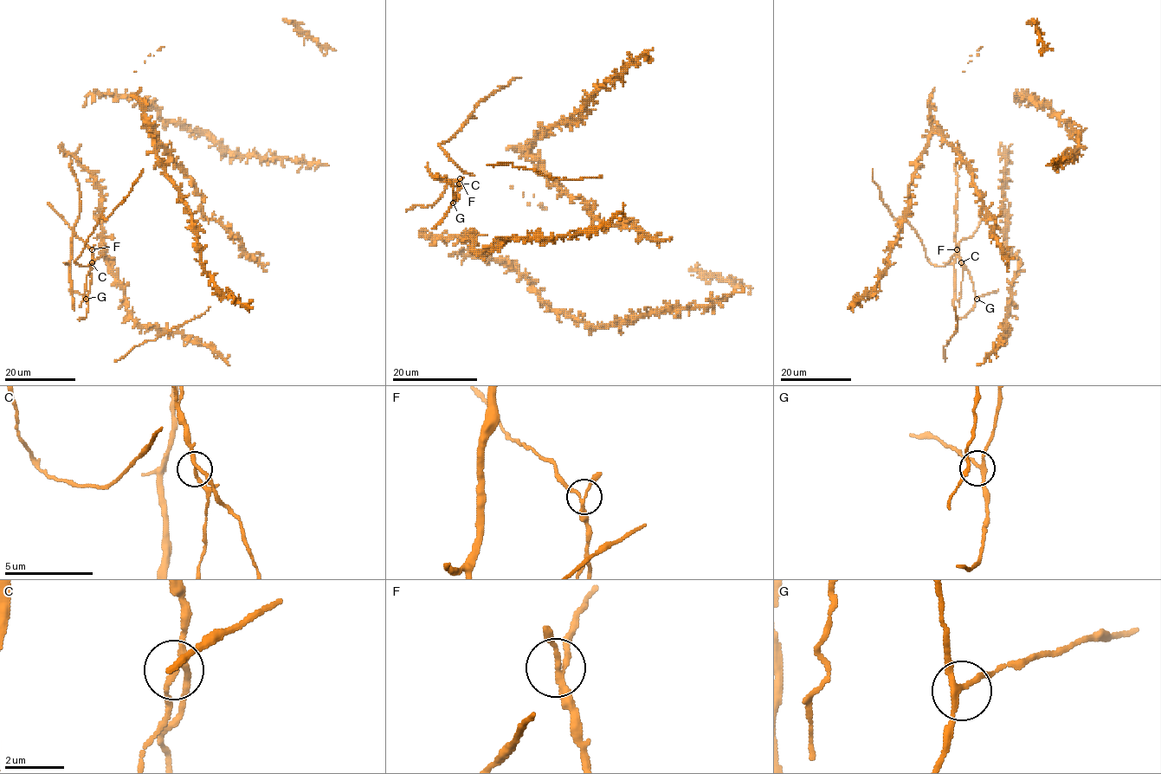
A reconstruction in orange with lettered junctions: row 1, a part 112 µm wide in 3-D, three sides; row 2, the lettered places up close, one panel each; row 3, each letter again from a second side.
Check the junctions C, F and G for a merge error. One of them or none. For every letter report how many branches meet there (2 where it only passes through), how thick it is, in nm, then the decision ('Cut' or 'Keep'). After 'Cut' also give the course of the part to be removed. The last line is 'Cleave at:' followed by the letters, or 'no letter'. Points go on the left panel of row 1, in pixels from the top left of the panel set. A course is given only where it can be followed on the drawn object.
C: Branches: 3. Thickness 180 nm. Cut. Course of the part to remove: (91, 263), (84, 299), (80, 306)
F: Branches: 3. Thickness 170 nm. Keep
G: Branches: 3. Thickness 180 nm. Keep
Cleave at: C

